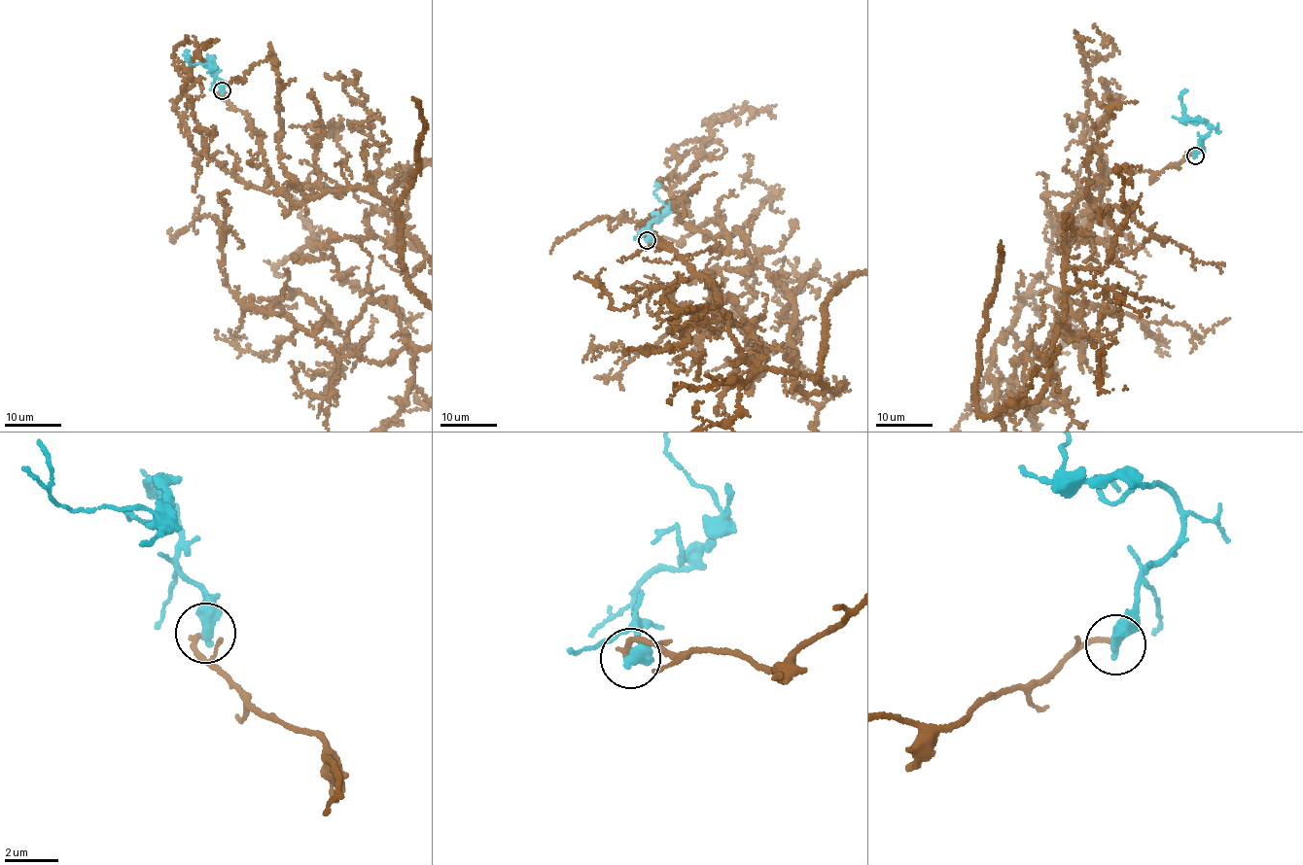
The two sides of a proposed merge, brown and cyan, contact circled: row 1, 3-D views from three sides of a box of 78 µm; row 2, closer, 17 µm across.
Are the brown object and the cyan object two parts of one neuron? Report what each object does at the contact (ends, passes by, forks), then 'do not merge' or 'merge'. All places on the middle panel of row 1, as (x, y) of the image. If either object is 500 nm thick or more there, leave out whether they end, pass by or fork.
do not merge

